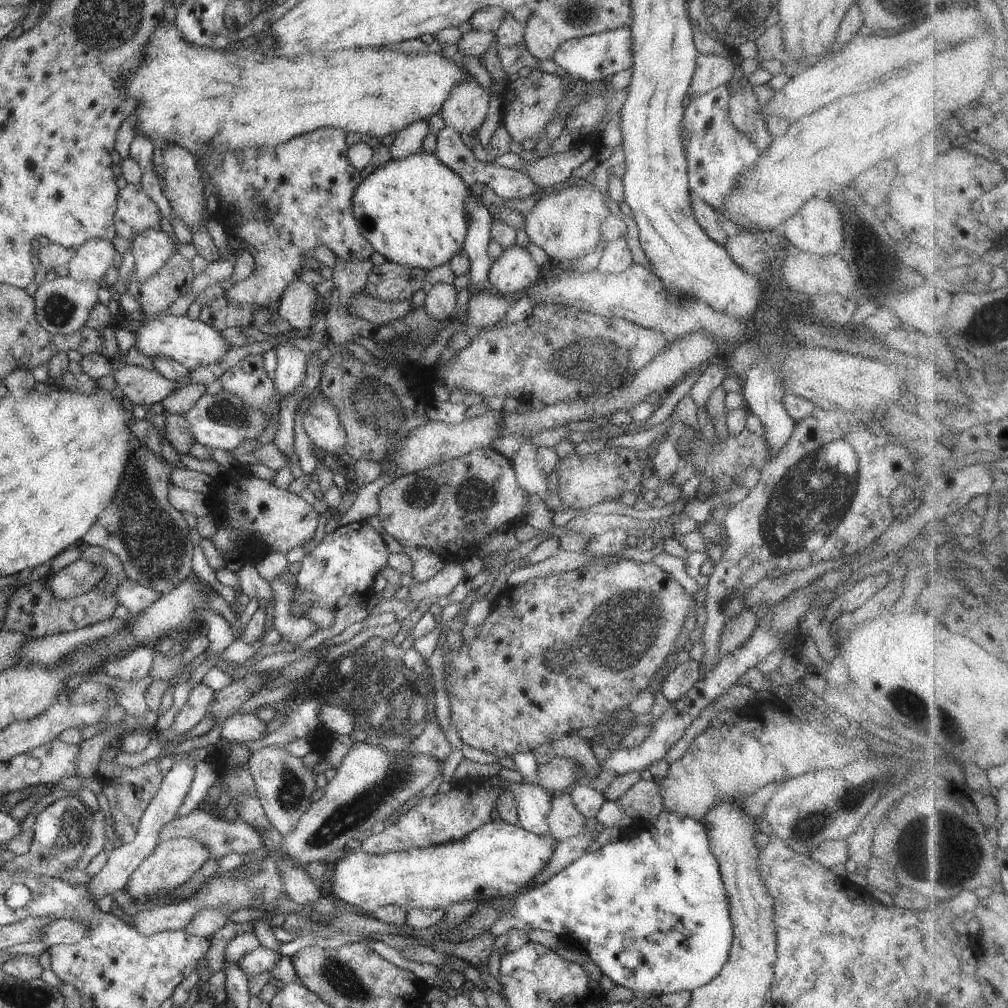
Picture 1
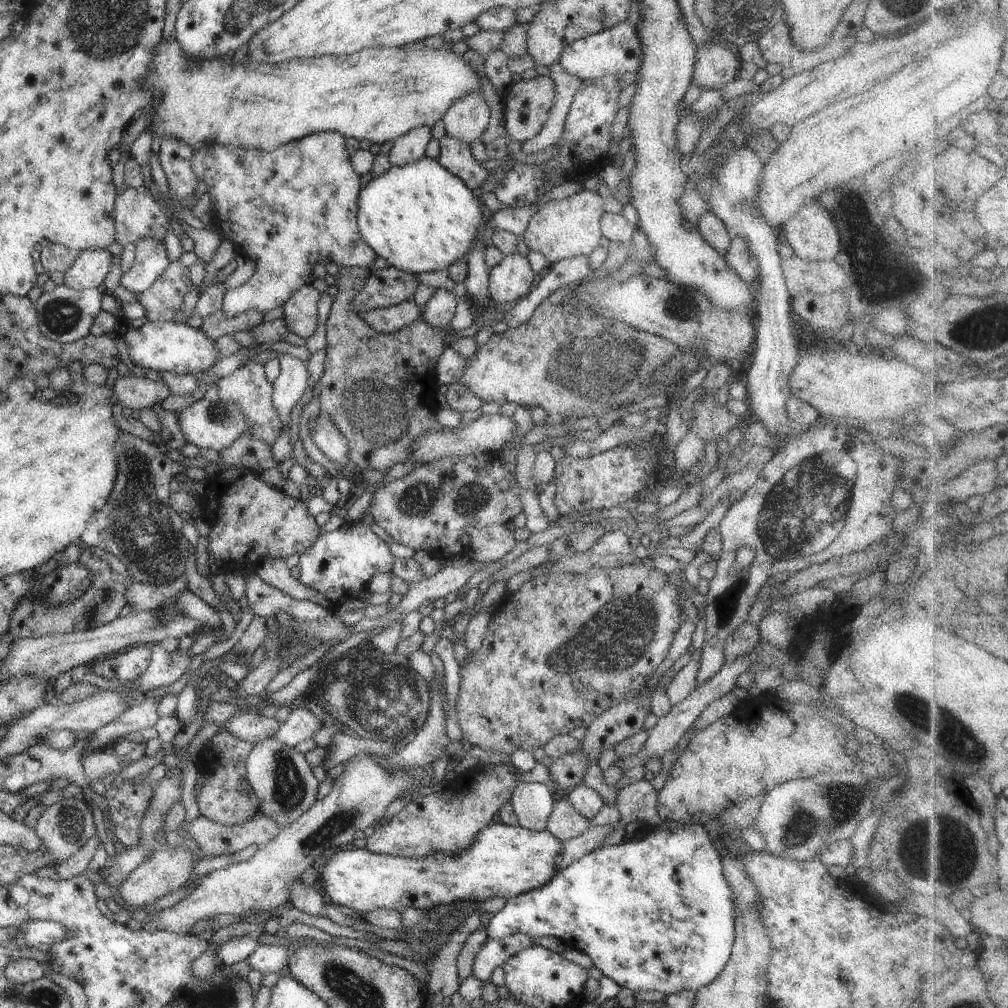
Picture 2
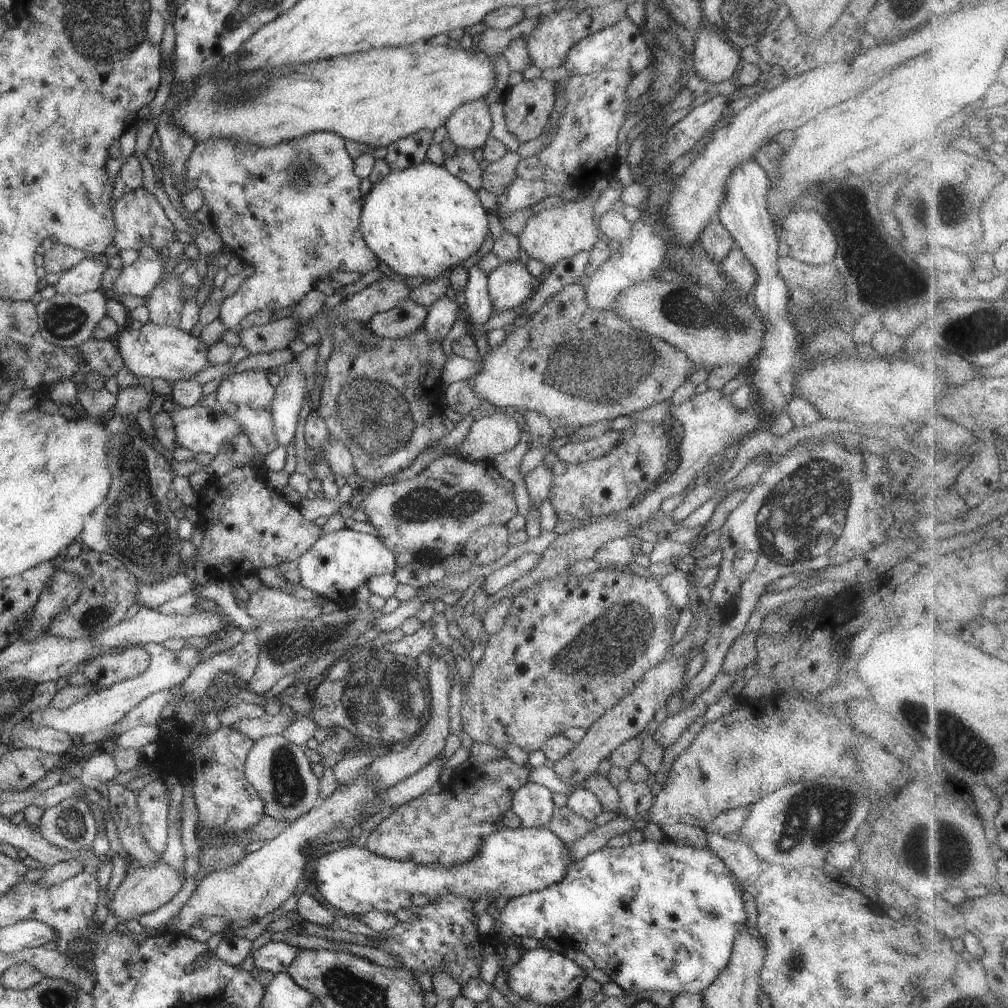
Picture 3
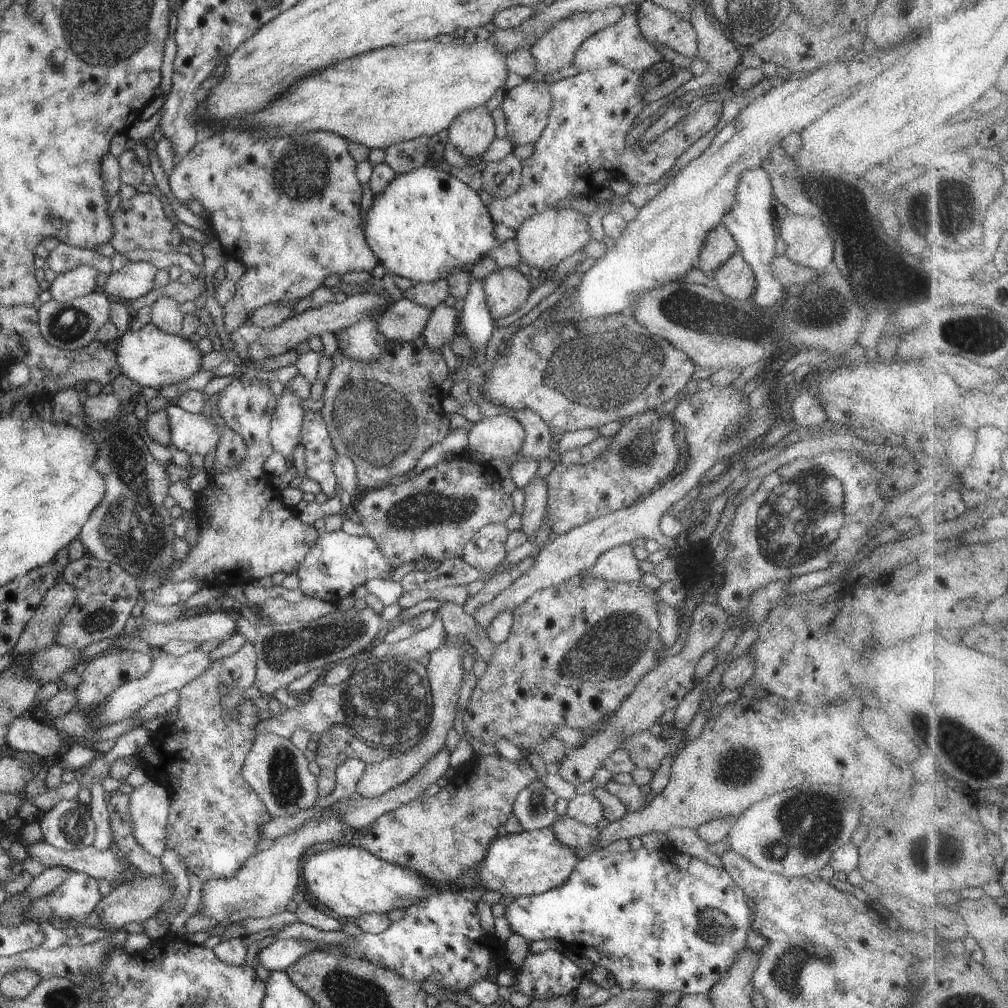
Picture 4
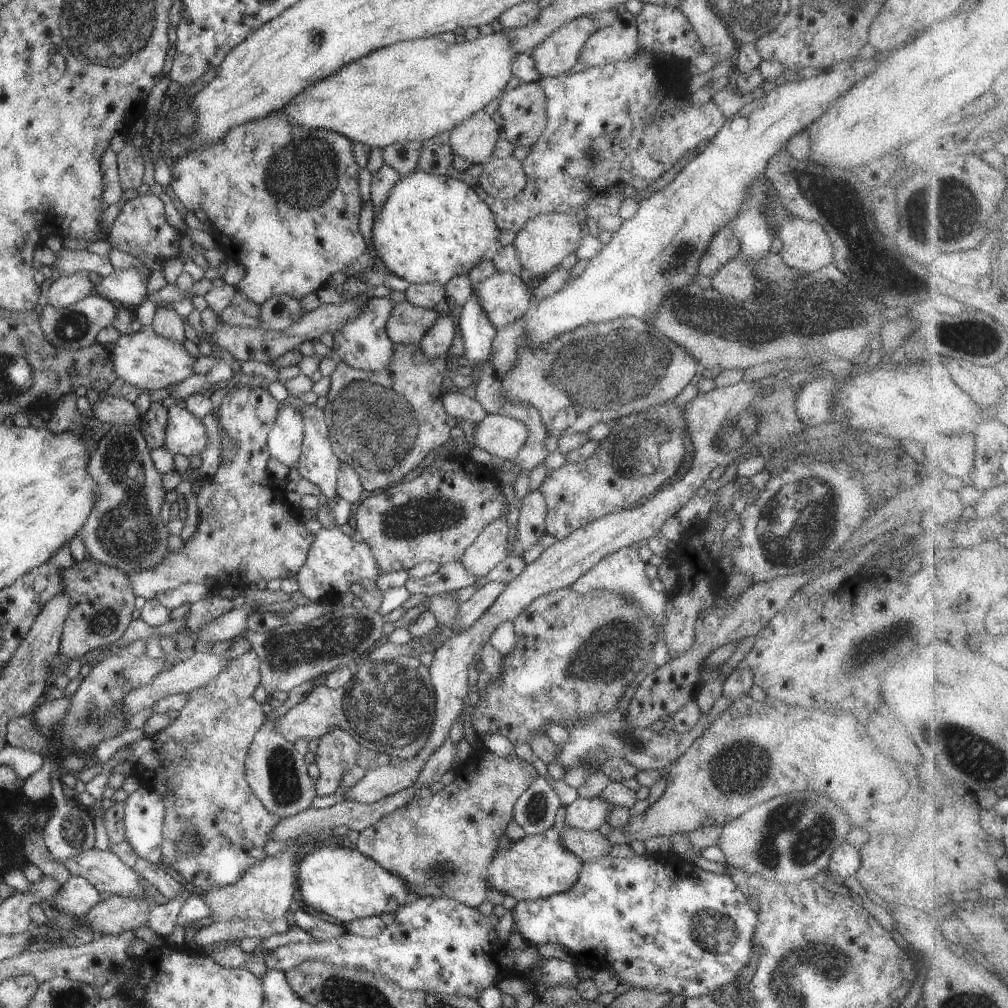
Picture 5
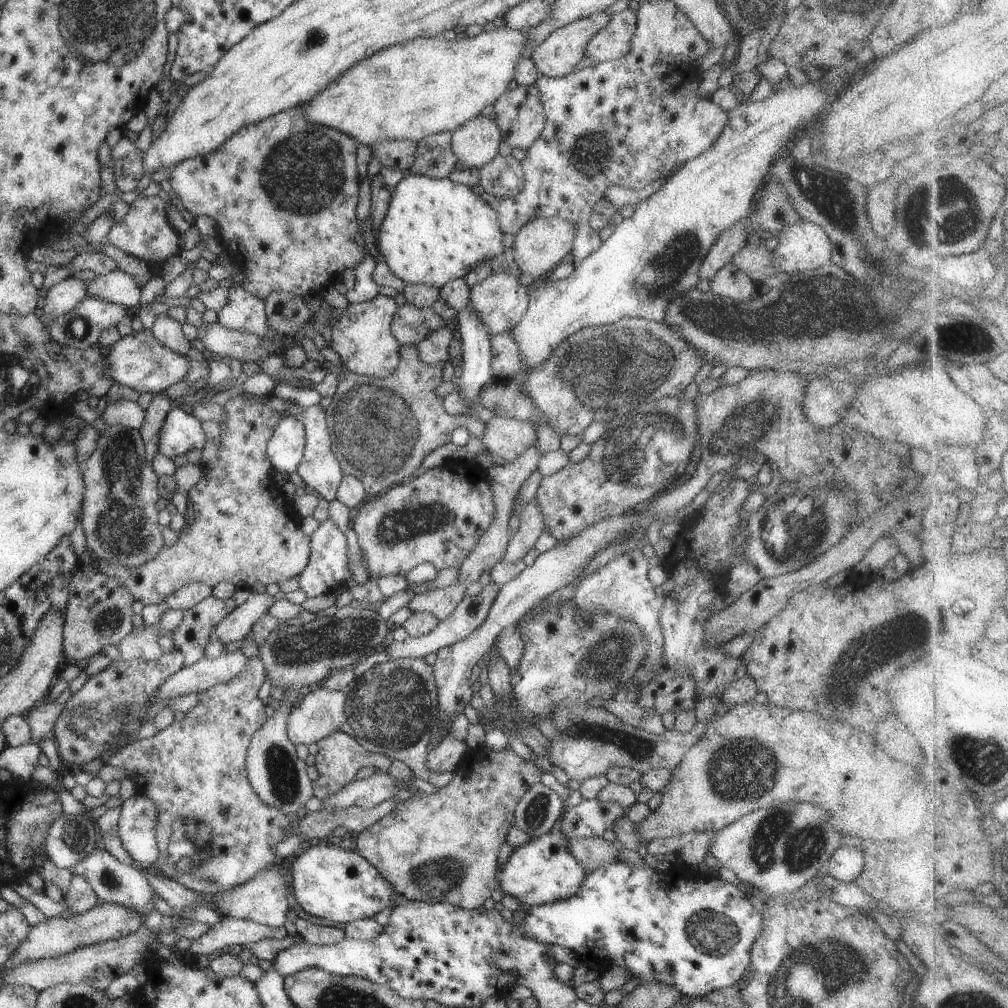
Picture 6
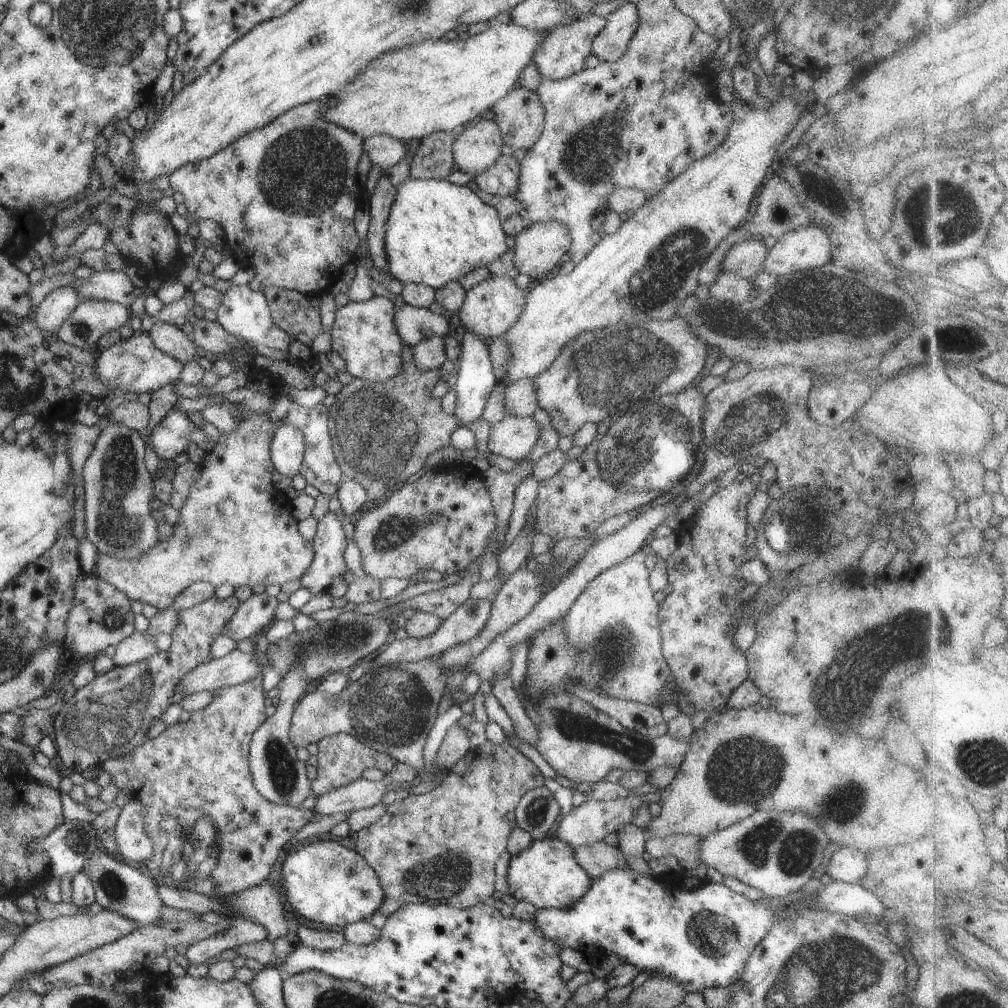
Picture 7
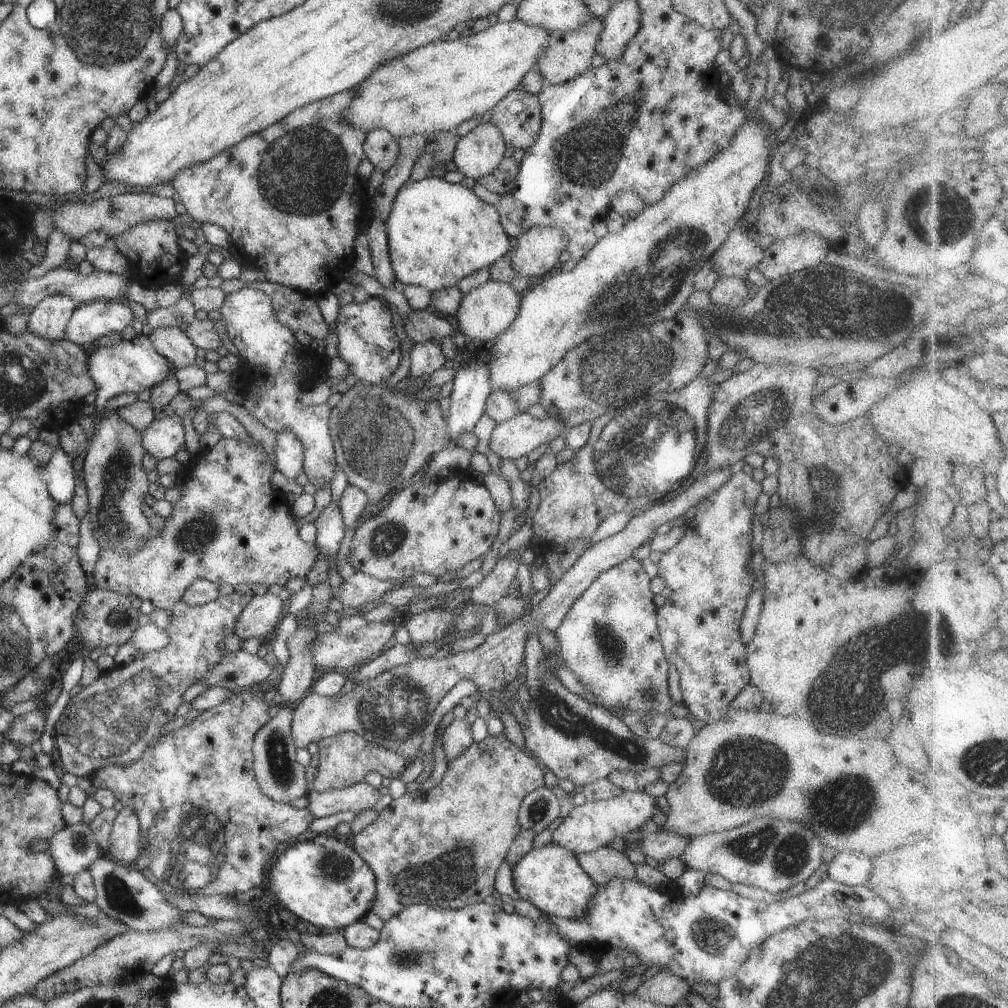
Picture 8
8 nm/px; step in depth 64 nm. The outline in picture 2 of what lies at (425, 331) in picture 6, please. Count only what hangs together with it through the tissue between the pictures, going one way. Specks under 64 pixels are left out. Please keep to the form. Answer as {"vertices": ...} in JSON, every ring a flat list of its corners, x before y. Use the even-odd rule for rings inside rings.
{"vertices":[[412,298,389,307,374,307,364,311,360,316,376,332,391,333,422,317,422,312,423,308]]}

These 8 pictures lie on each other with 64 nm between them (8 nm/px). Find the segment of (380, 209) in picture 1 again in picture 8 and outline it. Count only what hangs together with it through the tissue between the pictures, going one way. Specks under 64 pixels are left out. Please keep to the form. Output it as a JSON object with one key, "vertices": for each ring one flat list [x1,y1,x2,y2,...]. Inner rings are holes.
{"vertices":[[443,177,406,181,395,196,386,228,396,279,430,292,457,286,462,278,489,268,511,250,499,210,476,196,470,187,449,183]]}

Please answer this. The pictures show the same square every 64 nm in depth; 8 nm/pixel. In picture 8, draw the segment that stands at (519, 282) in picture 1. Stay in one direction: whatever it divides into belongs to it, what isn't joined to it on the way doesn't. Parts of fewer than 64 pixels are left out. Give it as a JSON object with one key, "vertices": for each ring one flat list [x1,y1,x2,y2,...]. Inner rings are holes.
{"vertices":[[488,280,483,286,474,288,463,296,455,319,458,328,470,344,487,347,508,328,518,314,522,293,516,292,510,283]]}

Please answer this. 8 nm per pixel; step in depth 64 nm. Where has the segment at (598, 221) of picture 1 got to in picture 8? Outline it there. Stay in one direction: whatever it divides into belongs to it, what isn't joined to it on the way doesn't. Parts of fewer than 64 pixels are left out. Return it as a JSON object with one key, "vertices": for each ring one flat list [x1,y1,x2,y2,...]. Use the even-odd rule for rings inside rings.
{"vertices":[[534,226,518,238,511,259,512,268,518,276,528,279,546,276,567,247,568,236,560,228]]}

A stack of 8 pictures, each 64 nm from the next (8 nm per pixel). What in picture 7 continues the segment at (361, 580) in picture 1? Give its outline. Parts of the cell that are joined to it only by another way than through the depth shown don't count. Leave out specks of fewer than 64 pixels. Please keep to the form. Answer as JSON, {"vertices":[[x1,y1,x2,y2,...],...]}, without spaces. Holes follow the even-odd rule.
{"vertices":[[330,511,317,521,317,531,312,540,314,558,300,577,302,588,308,589,312,595,327,592,332,580,347,570,344,564,347,539,342,522]]}

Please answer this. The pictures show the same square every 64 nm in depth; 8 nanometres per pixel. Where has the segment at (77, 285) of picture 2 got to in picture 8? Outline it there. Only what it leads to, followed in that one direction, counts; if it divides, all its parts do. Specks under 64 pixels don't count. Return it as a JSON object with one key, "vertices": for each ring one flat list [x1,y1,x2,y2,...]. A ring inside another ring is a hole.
{"vertices":[[55,294,44,297,29,314,27,328,51,341,66,339,66,323,79,305,68,295]]}

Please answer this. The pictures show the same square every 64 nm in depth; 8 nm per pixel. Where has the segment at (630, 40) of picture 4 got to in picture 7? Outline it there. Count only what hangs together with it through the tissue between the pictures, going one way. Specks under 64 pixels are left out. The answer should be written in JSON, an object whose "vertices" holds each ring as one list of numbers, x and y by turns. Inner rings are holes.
{"vertices":[[625,2,606,18,606,26,594,37,591,54,600,61,612,62,617,61,627,51,629,40,638,28,637,4]]}

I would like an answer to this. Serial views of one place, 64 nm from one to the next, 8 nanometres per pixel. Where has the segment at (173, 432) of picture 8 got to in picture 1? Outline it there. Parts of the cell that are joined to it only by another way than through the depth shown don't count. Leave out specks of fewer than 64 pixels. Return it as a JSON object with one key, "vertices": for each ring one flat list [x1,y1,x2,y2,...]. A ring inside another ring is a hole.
{"vertices":[[224,390,217,395,204,393,184,416,195,442,199,442,202,446,209,446,211,449,222,448,226,452,234,451,245,440,256,440,267,426,267,418,262,411,245,405,240,397]]}

